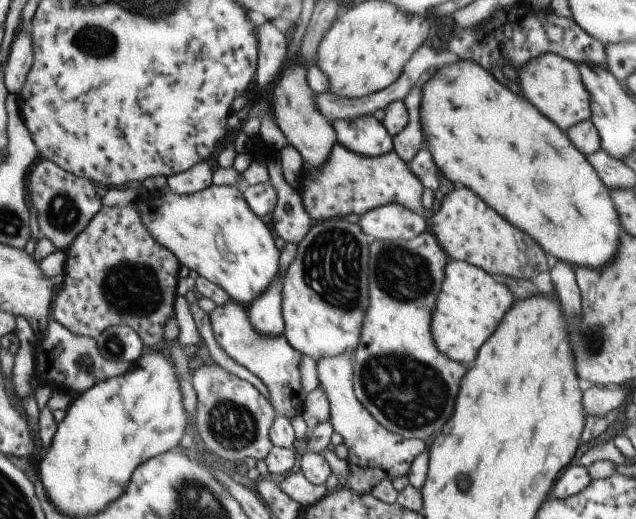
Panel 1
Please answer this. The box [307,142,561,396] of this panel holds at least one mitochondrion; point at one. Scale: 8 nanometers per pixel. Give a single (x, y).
(401, 275)

